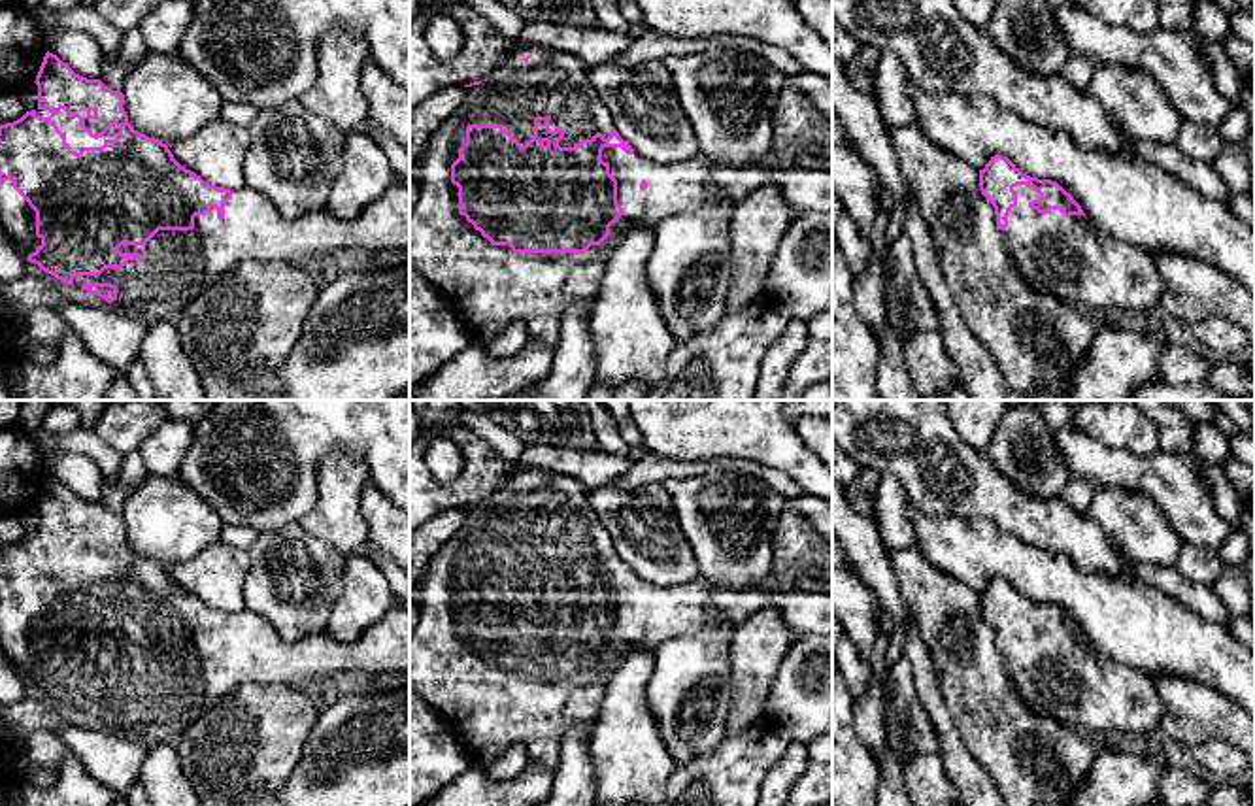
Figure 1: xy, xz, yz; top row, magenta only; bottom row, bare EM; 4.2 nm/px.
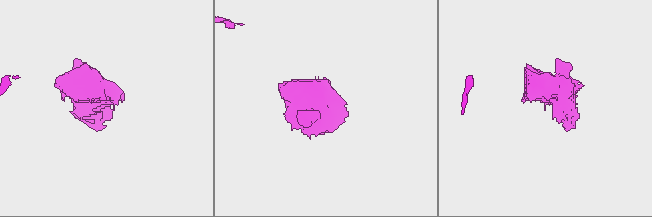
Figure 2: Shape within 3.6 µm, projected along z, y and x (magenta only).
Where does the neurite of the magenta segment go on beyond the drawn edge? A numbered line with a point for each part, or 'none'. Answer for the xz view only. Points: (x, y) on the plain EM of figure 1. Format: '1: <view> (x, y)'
1: xz (489, 710)

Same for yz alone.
1: yz (1070, 680)

